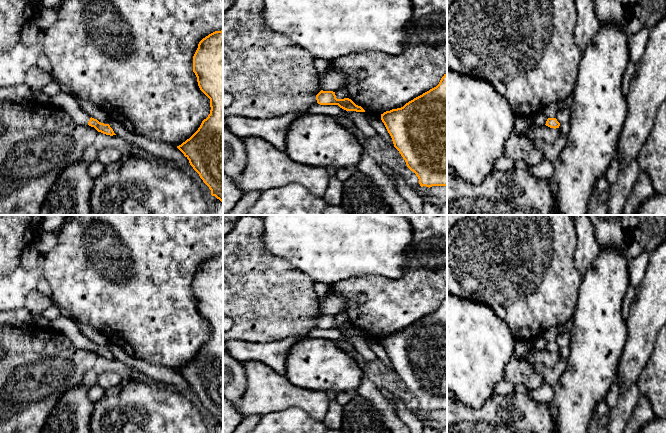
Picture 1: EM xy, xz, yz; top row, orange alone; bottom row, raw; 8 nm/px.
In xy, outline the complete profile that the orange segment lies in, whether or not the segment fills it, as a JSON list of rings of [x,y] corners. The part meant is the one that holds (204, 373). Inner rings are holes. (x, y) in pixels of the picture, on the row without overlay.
[[[223,254],[203,262],[193,280],[193,296],[200,314],[210,323],[210,338],[198,354],[177,372],[189,384],[203,406],[223,427]]]

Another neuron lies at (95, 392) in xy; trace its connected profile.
[[[98,384],[92,385],[89,388],[88,395],[91,401],[96,402],[105,396],[105,389]]]

